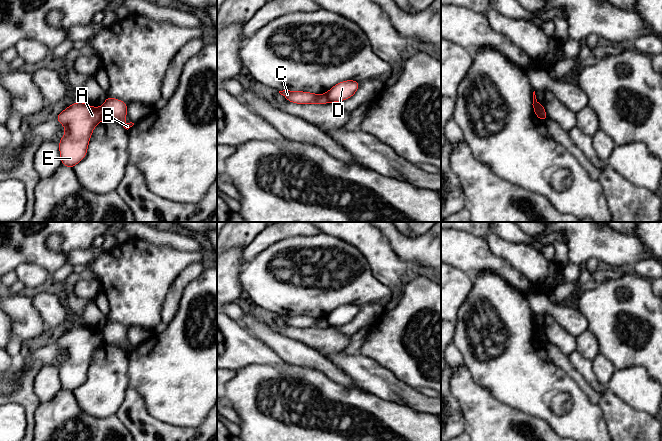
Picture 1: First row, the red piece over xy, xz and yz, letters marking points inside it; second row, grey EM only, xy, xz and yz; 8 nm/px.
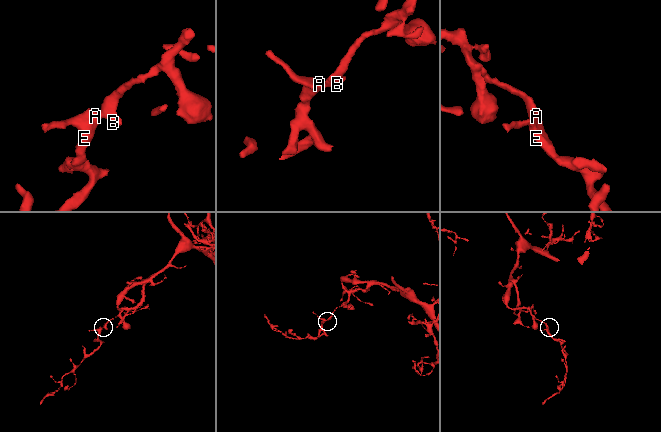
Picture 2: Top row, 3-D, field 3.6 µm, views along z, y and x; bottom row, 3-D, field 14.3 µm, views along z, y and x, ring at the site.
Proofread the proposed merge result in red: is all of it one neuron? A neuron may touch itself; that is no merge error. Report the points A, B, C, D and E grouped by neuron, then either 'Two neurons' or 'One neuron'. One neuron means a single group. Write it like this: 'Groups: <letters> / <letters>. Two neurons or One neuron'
Groups: A C E / B D. Two neurons

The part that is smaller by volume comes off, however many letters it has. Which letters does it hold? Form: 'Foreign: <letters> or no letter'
Foreign: A, C, E

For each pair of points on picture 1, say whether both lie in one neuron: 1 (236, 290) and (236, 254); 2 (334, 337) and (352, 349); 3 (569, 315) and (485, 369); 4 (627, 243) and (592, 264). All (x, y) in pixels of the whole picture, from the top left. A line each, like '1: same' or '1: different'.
1: same
2: different
3: different
4: different

